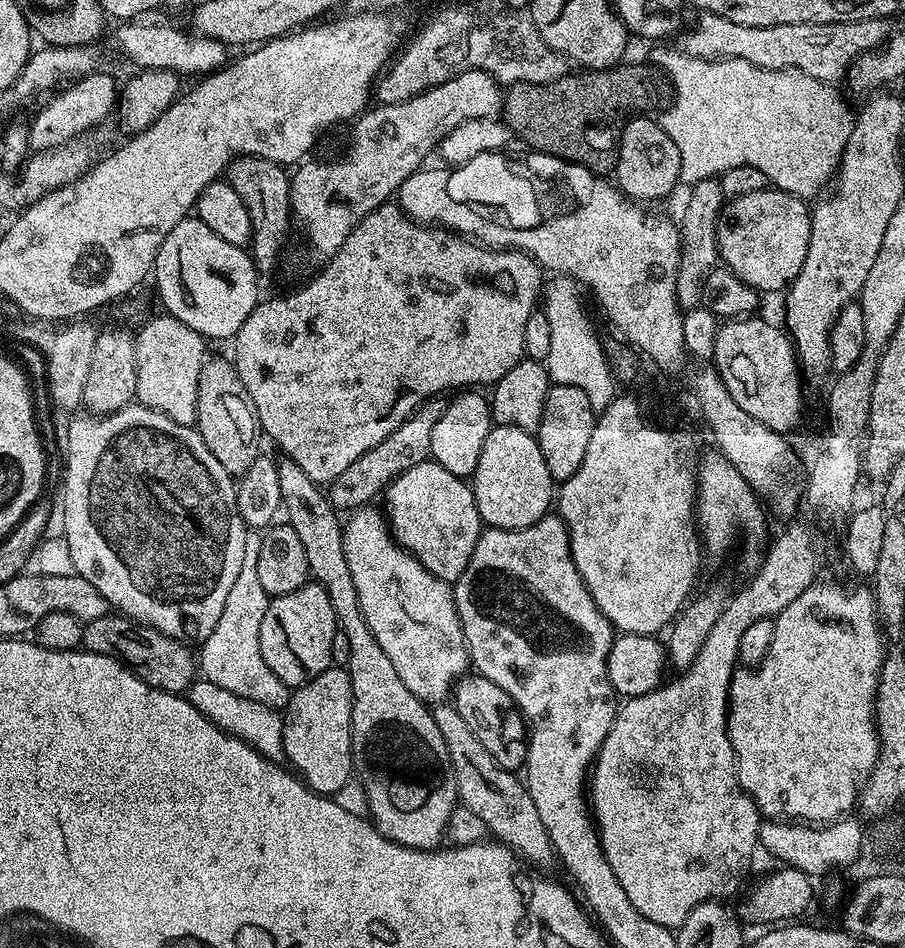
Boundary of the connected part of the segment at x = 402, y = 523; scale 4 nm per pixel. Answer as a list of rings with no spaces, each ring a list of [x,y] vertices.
[[[429,458],[398,474],[383,493],[383,500],[392,539],[411,552],[427,572],[440,580],[455,582],[466,570],[482,531],[471,483],[450,474],[450,470],[442,470]]]

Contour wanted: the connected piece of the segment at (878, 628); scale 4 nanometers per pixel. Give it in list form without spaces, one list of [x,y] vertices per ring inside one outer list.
[[[817,582],[809,586],[806,590],[802,590],[802,594],[798,594],[798,598],[794,598],[794,602],[790,602],[790,606],[783,608],[779,616],[775,617],[774,638],[770,638],[770,650],[766,650],[766,658],[762,658],[762,662],[755,665],[755,667],[740,666],[732,673],[732,681],[730,682],[730,690],[728,691],[728,737],[730,738],[730,746],[736,755],[736,773],[740,779],[740,784],[744,788],[744,793],[755,802],[761,817],[767,818],[769,821],[803,822],[805,825],[823,826],[847,817],[851,813],[848,811],[851,808],[855,809],[857,807],[860,789],[864,781],[872,773],[872,768],[876,765],[876,759],[880,753],[880,733],[876,730],[876,687],[880,681],[880,668],[884,664],[885,647],[886,641],[884,639],[882,625],[876,611],[876,598],[871,587],[843,588],[840,584],[823,584],[823,582]]]

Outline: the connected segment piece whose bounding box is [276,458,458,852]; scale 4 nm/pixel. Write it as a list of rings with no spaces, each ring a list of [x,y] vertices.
[[[287,458],[281,459],[276,465],[276,470],[280,502],[286,523],[292,527],[294,534],[298,534],[298,539],[306,550],[306,562],[311,579],[326,590],[330,606],[334,606],[338,631],[346,634],[346,642],[350,642],[350,658],[346,671],[352,687],[352,766],[368,803],[367,815],[372,825],[387,840],[393,840],[395,844],[407,848],[433,851],[445,843],[448,823],[453,810],[458,806],[458,797],[450,754],[446,750],[446,742],[442,742],[442,733],[434,723],[432,708],[425,701],[410,694],[410,690],[406,690],[402,678],[398,678],[398,670],[394,670],[390,658],[386,658],[382,646],[378,646],[378,638],[370,634],[366,618],[362,618],[358,606],[358,592],[354,590],[354,580],[350,578],[350,566],[346,563],[341,513],[332,507],[325,489],[314,483],[310,474],[304,473],[302,466],[298,466],[298,462]]]

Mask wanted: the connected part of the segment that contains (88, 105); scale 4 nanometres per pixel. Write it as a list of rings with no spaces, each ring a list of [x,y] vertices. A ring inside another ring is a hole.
[[[103,70],[89,72],[75,82],[61,87],[53,100],[48,100],[36,112],[36,117],[28,124],[28,147],[36,152],[45,152],[62,146],[71,140],[78,140],[89,135],[95,124],[103,122],[107,116],[115,113],[118,103],[118,80],[107,76]]]

